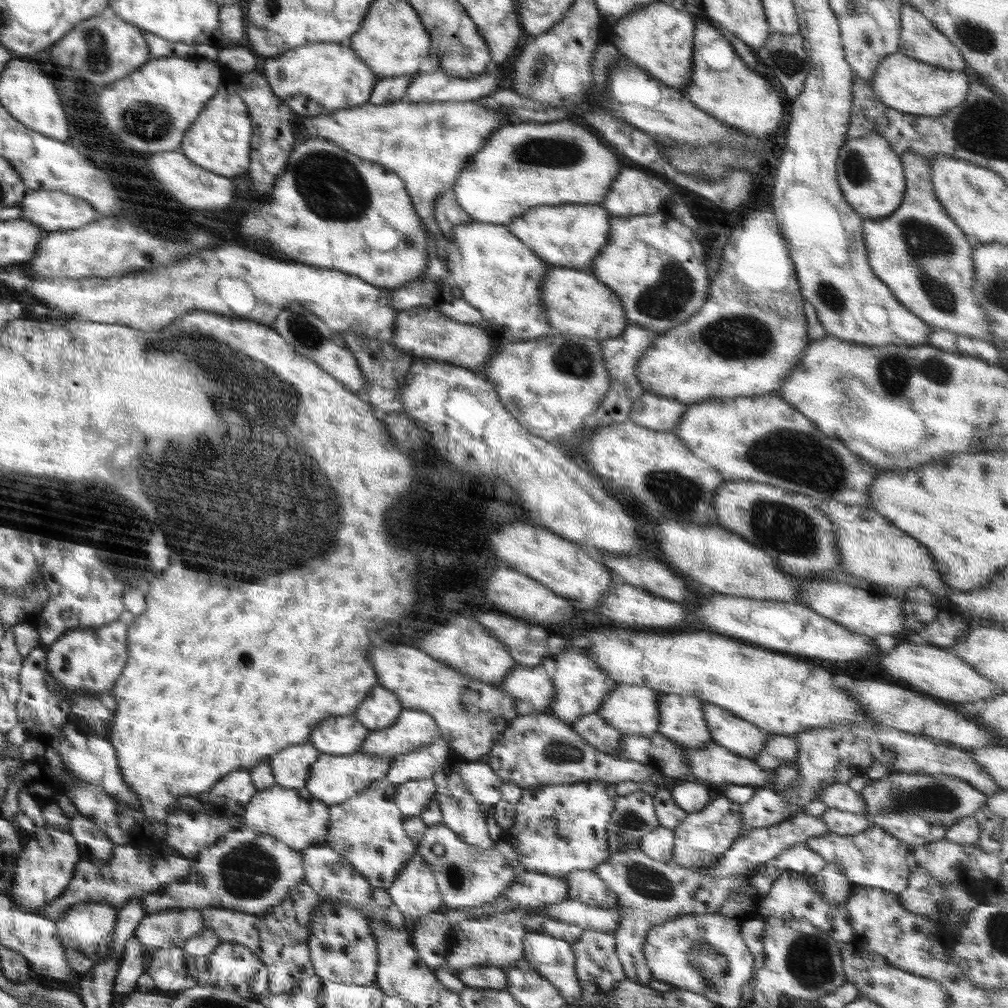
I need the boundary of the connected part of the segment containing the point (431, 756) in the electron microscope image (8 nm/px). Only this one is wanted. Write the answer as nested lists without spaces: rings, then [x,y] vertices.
[[[436,738],[432,744],[424,748],[416,748],[408,754],[398,755],[394,758],[391,768],[386,776],[394,786],[419,779],[432,779],[434,773],[438,773],[442,764],[448,759],[450,748],[442,738]]]

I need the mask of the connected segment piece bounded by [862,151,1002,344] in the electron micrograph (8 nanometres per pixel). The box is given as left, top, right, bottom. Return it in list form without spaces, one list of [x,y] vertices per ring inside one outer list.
[[[914,151],[902,153],[901,161],[906,177],[906,191],[902,204],[886,218],[878,220],[864,219],[864,242],[868,251],[868,263],[878,279],[884,281],[895,294],[896,299],[908,310],[916,314],[931,328],[956,332],[957,335],[982,339],[993,344],[1002,343],[996,333],[990,329],[987,312],[981,308],[975,298],[974,287],[974,259],[972,259],[973,240],[956,225],[948,215],[944,205],[940,203],[930,175],[930,161],[927,157]]]

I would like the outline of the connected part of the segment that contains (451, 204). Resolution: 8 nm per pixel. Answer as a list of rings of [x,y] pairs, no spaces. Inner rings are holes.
[[[452,189],[446,190],[444,194],[440,194],[434,202],[434,217],[438,221],[440,231],[444,233],[444,236],[452,241],[454,236],[454,228],[458,224],[466,224],[466,222],[472,222],[473,218],[458,205],[456,201],[456,195]]]

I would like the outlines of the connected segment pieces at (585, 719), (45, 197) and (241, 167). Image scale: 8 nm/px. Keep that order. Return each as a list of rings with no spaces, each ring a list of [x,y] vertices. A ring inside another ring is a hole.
[[[590,713],[581,716],[572,724],[572,729],[596,749],[605,753],[615,754],[620,750],[620,740],[624,733],[614,728],[606,719],[602,719],[598,713]]]
[[[29,190],[21,202],[20,209],[22,209],[22,214],[20,214],[20,217],[40,225],[48,233],[66,231],[68,229],[74,230],[96,220],[96,210],[86,200],[80,197],[76,198],[70,193],[64,194],[62,191]]]
[[[222,78],[217,94],[198,114],[196,124],[192,124],[192,130],[188,130],[184,134],[184,138],[178,146],[179,150],[192,163],[227,177],[238,177],[238,174],[253,168],[253,162],[250,158],[253,124],[250,120],[250,114],[248,114],[248,108],[242,102],[239,94],[240,89],[236,86],[236,81]]]

